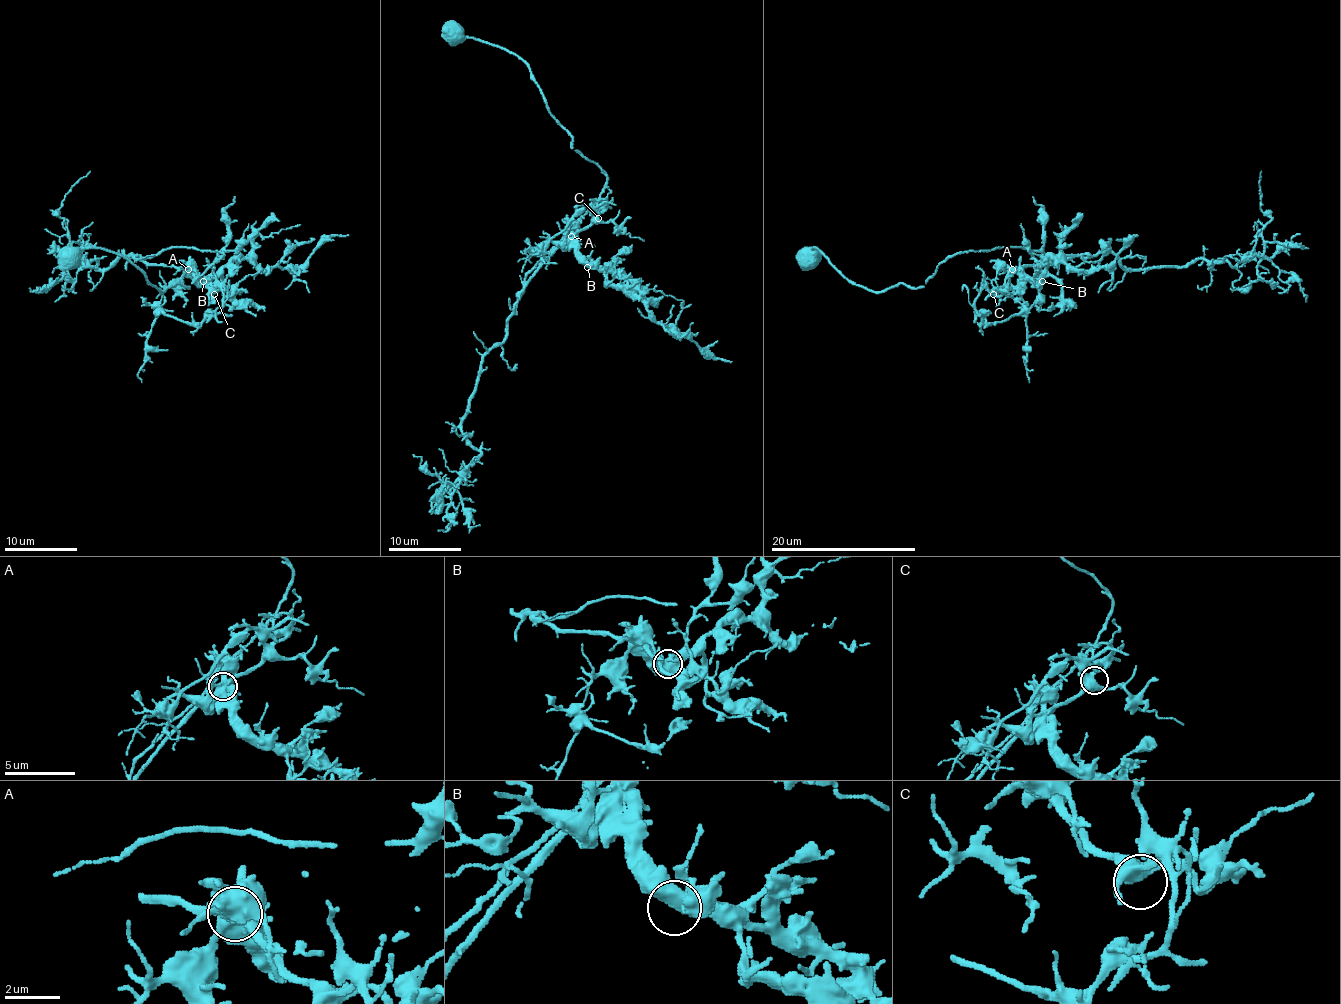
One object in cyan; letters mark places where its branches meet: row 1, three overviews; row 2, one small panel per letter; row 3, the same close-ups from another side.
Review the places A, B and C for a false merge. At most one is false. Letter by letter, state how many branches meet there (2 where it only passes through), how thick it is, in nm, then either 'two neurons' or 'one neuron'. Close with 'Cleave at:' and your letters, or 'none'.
A: branches 4; calibre 500 nm; two neurons
B: branches 4; calibre 550 nm; one neuron
C: branches 4; calibre 480 nm; one neuron
Cleave at: A

